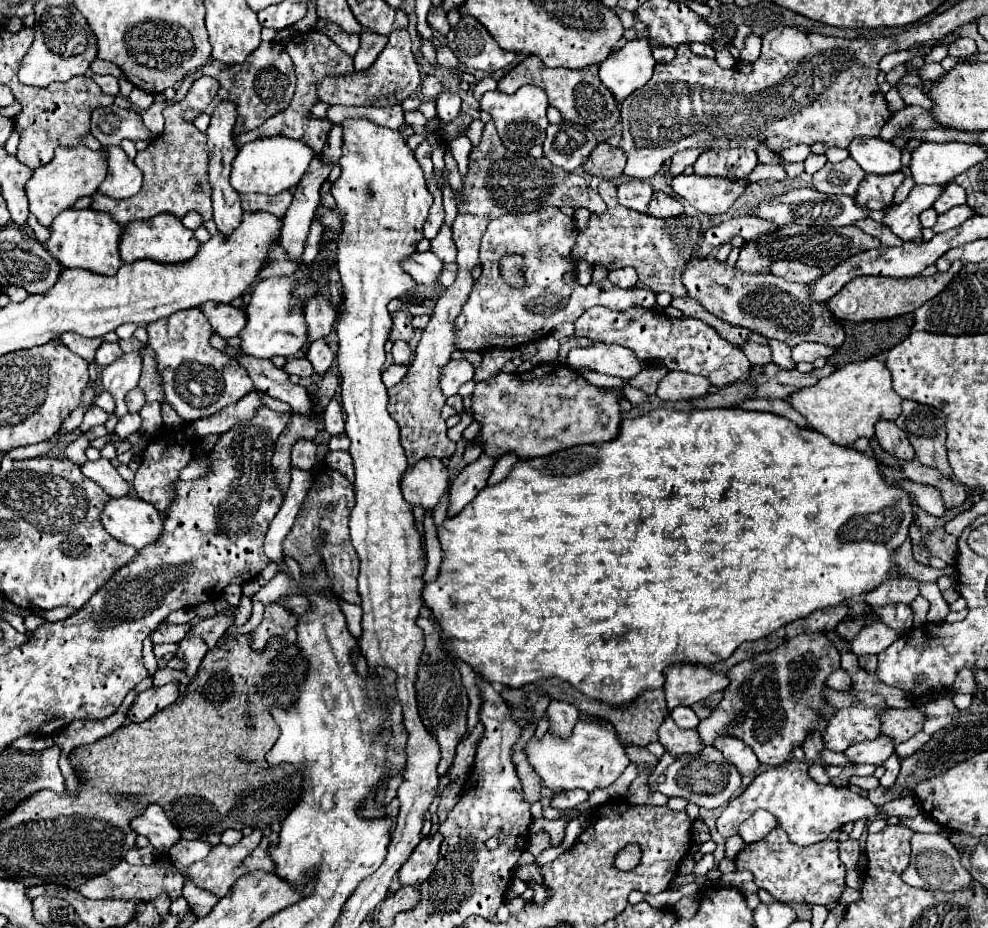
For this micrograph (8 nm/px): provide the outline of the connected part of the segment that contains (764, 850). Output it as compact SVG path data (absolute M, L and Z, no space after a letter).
M783 829L771 831L757 843L745 845L735 859L737 869L749 869L759 889L769 891L781 903L809 903L833 907L845 889L845 865L839 859L839 841L825 839L811 847L797 847Z

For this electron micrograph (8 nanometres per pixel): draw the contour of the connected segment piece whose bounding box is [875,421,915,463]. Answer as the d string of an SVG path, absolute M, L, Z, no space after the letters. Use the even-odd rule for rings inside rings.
M879 421L875 433L877 433L877 441L879 441L881 449L895 455L901 463L911 461L915 457L913 447L909 445L905 433L901 433L901 429L897 429L897 425L893 421Z

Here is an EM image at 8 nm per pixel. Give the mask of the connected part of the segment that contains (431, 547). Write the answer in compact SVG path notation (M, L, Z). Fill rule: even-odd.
M425 511L425 549L427 549L427 571L425 571L425 583L431 583L441 565L441 545L437 541L437 527L433 523L433 511Z

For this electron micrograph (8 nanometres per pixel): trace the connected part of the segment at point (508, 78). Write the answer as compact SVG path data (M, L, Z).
M531 55L523 59L517 67L513 67L505 77L499 79L499 91L505 91L511 95L521 85L527 85L527 83L537 85L547 93L549 105L557 107L561 115L571 123L585 125L587 129L611 129L613 125L619 123L619 103L615 101L613 93L599 81L597 71L599 71L599 65L589 65L587 69L565 69L565 67L549 69L539 57Z

